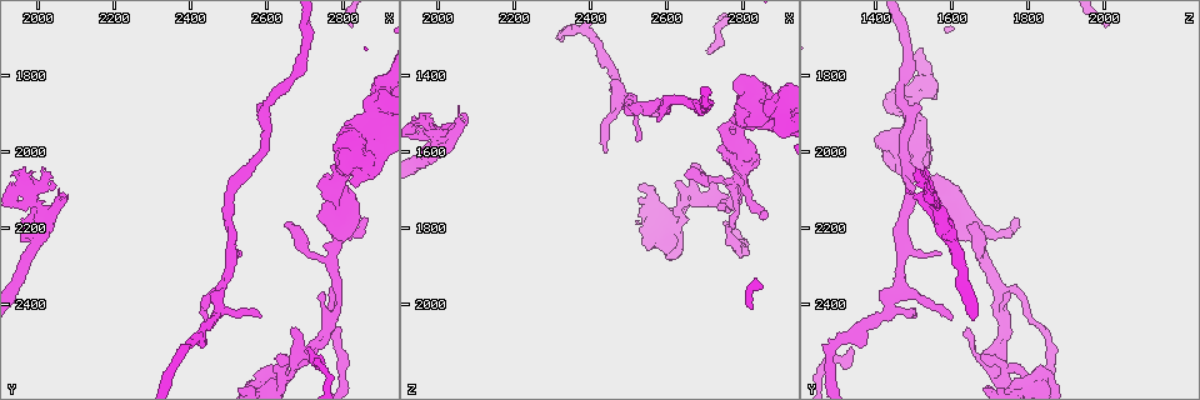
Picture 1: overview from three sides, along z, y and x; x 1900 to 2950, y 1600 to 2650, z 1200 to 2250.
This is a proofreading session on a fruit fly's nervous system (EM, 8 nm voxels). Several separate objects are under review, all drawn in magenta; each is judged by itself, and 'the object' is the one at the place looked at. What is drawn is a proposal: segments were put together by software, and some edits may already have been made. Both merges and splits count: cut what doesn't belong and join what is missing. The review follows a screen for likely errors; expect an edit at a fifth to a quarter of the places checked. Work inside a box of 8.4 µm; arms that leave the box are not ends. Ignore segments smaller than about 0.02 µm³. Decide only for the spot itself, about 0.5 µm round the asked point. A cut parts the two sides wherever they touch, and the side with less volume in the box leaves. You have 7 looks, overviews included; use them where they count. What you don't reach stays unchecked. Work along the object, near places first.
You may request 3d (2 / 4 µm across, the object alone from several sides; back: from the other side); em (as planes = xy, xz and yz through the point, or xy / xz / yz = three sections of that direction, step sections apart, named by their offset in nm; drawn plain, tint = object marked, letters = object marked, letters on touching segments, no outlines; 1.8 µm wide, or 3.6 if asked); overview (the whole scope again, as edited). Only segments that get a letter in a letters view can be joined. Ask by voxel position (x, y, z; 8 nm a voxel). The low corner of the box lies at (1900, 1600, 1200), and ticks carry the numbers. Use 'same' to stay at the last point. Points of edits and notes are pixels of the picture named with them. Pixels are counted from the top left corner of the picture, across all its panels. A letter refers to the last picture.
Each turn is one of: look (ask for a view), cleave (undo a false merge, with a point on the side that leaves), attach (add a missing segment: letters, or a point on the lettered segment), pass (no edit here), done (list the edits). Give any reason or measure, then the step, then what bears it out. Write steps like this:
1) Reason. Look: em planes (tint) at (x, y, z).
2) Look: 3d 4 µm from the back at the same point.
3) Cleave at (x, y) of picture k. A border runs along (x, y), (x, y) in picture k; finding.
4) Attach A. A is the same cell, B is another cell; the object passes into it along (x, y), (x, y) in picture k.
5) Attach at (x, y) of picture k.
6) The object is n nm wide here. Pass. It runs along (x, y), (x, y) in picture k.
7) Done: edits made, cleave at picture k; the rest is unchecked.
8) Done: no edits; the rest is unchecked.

Three-way junction. Look: 3d 2 µm at (2780, 2370, 1735).

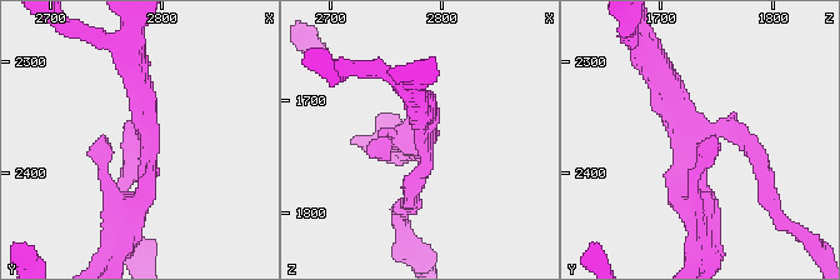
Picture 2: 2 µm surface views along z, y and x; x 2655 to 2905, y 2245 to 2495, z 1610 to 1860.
3 arms meet here; need the tissue. Look: em planes (tint) at (2786, 2368, 1730).

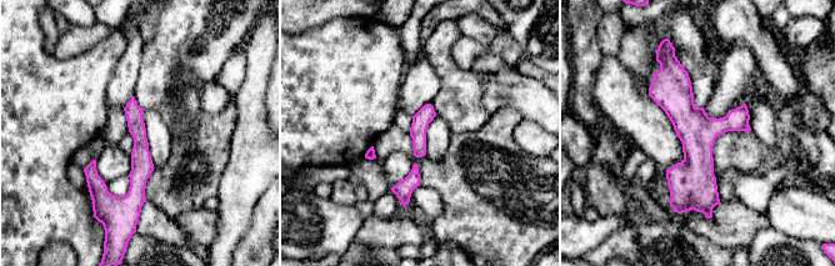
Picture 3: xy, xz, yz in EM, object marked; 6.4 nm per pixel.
Look: em planes (letters) at the same point.

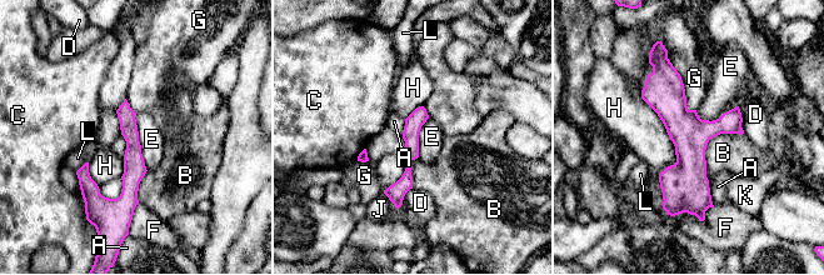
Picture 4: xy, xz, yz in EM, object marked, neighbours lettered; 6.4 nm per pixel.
The longest contact is with H, 500 nm. Pass. A, B, C, D, E, F, G, H, J, K and L are other cells; it runs along (667, 65), (699, 210) in picture 4; one neuron here.

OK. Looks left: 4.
Sharp bend. Look: em planes (tint) at (2665, 2565, 1720).

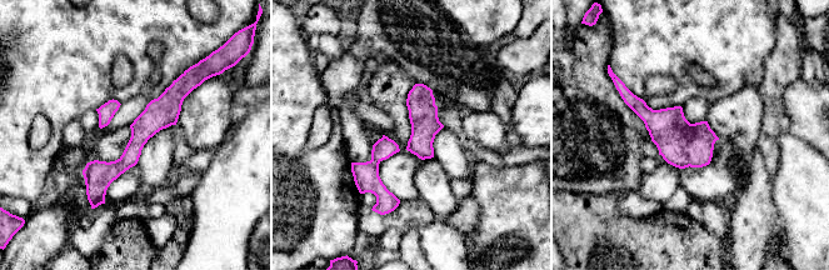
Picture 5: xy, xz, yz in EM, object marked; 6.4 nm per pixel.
What lies round it. Look: em planes (letters) at the same point.

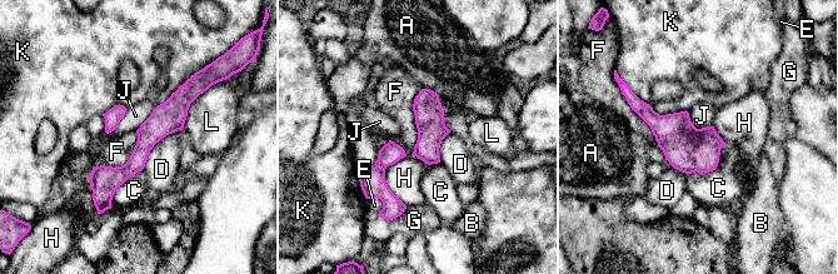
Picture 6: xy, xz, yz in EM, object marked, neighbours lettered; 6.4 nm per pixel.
Pass. A, B, C, D, E, F, G, H, J, K and L are other cells; a border runs along (422, 88), (413, 104), (412, 154) in picture 6; one neuron here.

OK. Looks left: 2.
Done: no edits; the rest is unchecked.

